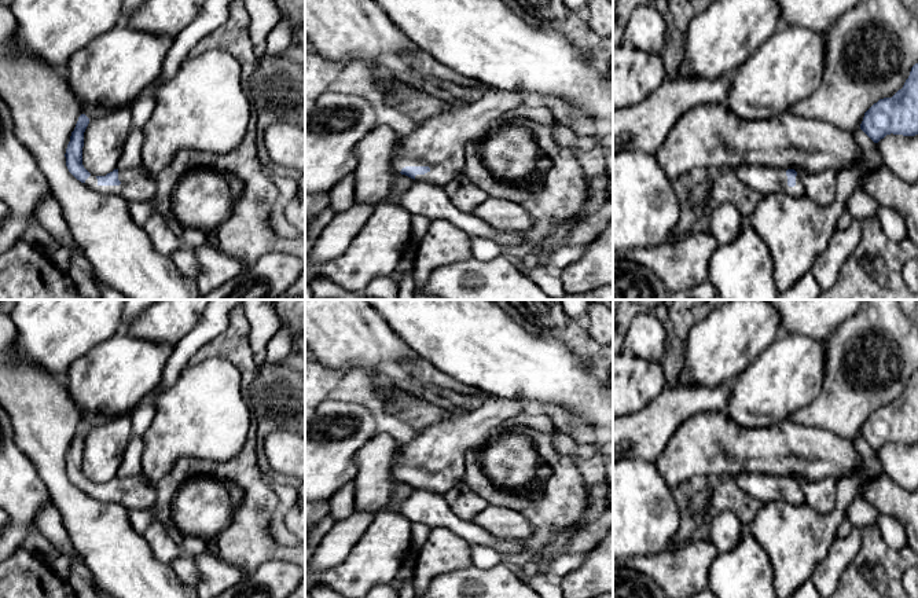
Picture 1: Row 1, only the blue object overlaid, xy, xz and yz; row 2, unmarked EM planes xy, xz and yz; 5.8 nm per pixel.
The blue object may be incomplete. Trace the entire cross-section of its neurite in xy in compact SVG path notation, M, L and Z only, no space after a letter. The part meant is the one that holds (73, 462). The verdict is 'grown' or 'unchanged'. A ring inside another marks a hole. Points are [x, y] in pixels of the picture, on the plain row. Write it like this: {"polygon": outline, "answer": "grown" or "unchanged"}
{"polygon": "M85 422L78 425L66 456L66 474L81 491L102 502L120 503L131 510L148 510L157 500L155 484L143 473L114 477L106 484L92 484L82 473L84 440L89 432Z", "answer": "grown"}

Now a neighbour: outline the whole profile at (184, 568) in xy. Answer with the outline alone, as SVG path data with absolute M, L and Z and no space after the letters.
M183 553L170 564L170 568L183 584L188 587L197 587L199 580L199 571L195 565L194 557Z

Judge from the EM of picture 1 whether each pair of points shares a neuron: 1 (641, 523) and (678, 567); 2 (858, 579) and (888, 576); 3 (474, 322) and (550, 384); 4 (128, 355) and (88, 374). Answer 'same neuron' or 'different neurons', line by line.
1: different neurons
2: same neuron
3: same neuron
4: same neuron

